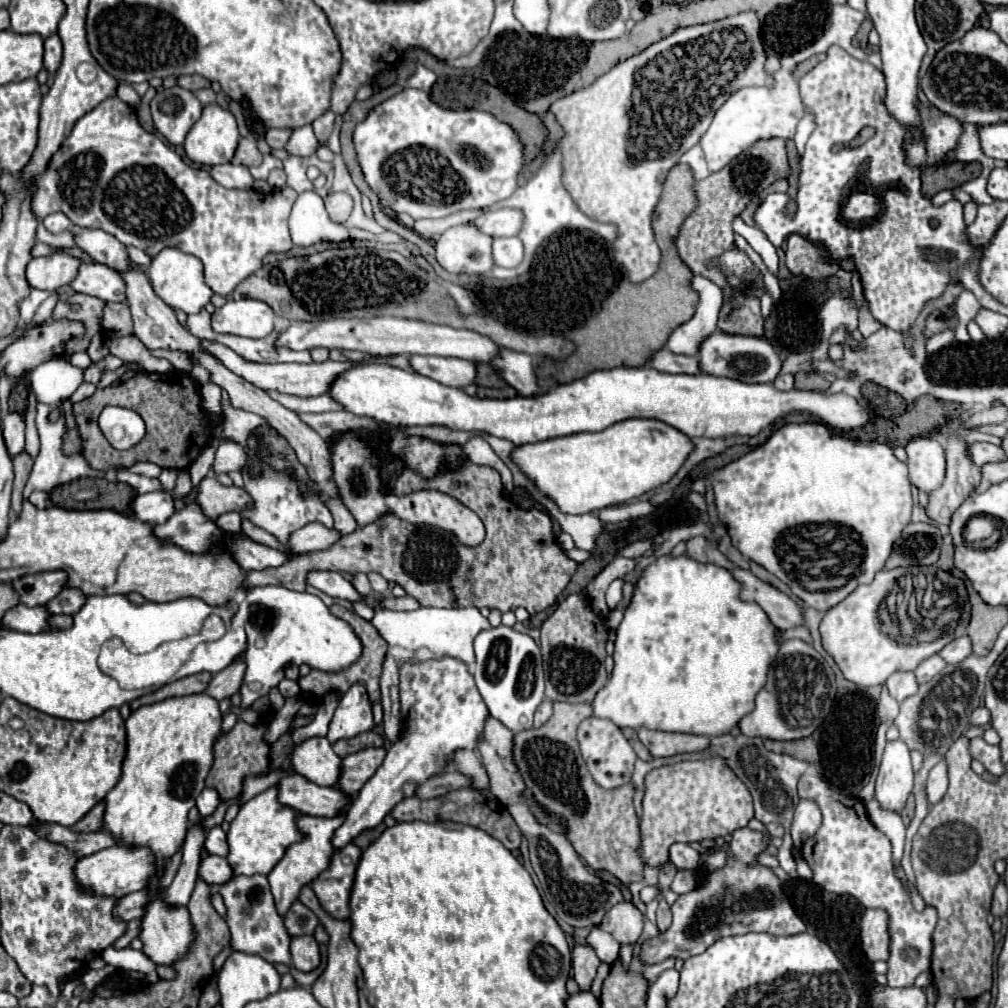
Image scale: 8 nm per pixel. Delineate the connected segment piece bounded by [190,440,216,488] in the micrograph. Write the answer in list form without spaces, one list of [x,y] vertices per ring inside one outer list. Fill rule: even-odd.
[[[216,440],[212,444],[208,444],[200,454],[198,460],[194,460],[194,464],[190,464],[190,476],[192,476],[192,486],[198,488],[198,484],[202,482],[202,476],[208,476],[212,470],[212,462],[214,462],[214,452],[216,452]]]

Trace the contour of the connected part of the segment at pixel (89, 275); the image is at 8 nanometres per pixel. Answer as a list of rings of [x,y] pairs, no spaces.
[[[80,264],[78,276],[70,282],[70,288],[74,292],[90,294],[96,298],[102,298],[106,302],[124,302],[126,300],[126,288],[122,278],[116,270],[108,268],[106,264]]]

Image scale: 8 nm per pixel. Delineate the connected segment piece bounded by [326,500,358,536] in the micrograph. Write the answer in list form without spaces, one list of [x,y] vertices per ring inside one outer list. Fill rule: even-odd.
[[[330,500],[330,502],[326,502],[326,506],[330,508],[330,512],[334,516],[334,530],[336,532],[340,532],[342,536],[346,536],[346,534],[350,534],[350,532],[354,532],[358,528],[354,516],[350,516],[350,512],[342,504],[342,500]]]

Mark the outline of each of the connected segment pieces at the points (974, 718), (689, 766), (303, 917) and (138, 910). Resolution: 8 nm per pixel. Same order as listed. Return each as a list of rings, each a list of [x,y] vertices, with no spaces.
[[[984,706],[976,708],[976,710],[972,712],[972,716],[970,716],[970,724],[972,724],[972,726],[984,726],[984,724],[988,724],[988,722],[990,722],[990,712],[988,712]]]
[[[720,756],[654,768],[646,774],[644,784],[638,846],[644,866],[662,868],[668,864],[668,850],[674,842],[690,844],[726,838],[754,818],[752,796],[746,784],[734,776],[734,770]]]
[[[294,902],[290,906],[290,910],[284,916],[284,926],[288,930],[288,934],[294,936],[306,936],[306,934],[314,934],[314,928],[318,924],[318,918],[312,910],[308,910],[304,904]]]
[[[140,890],[140,892],[134,892],[130,896],[122,896],[116,900],[114,908],[112,908],[112,914],[122,920],[122,922],[130,922],[130,920],[136,920],[142,916],[144,912],[144,904],[150,900],[148,896],[148,890]]]

